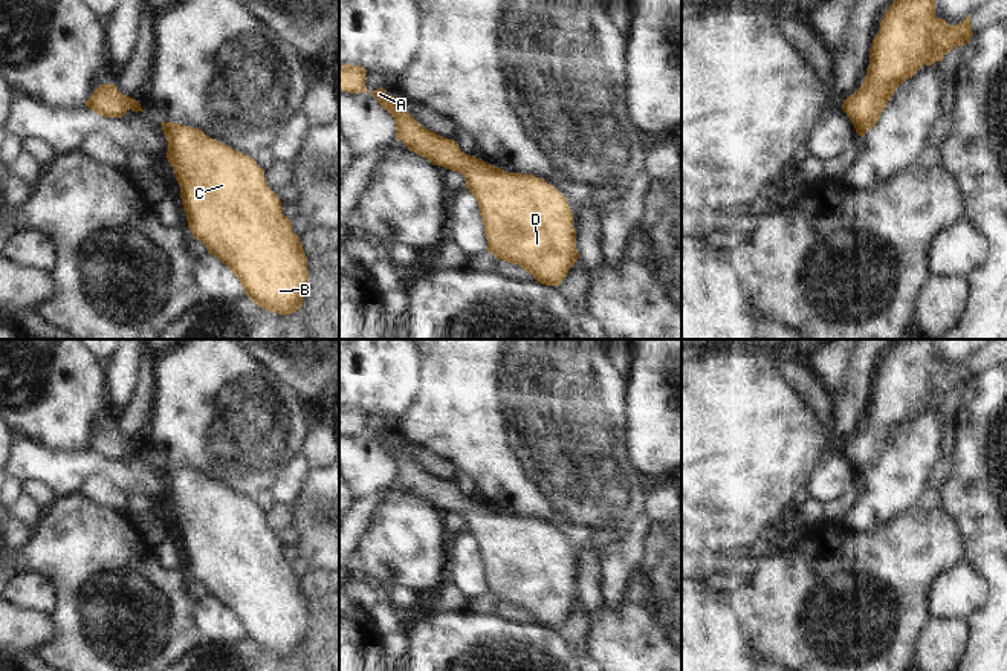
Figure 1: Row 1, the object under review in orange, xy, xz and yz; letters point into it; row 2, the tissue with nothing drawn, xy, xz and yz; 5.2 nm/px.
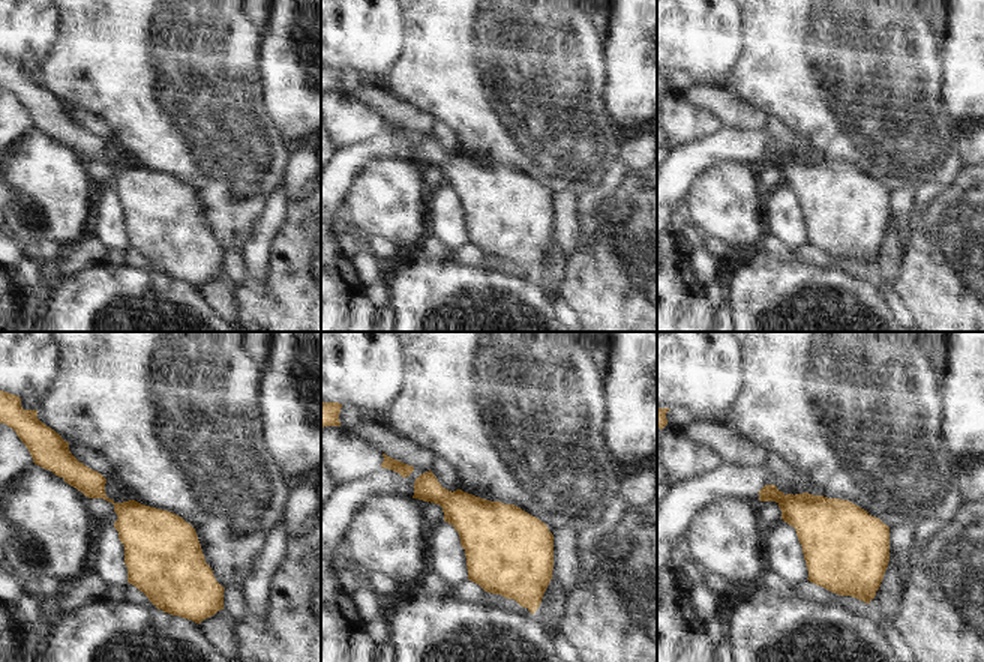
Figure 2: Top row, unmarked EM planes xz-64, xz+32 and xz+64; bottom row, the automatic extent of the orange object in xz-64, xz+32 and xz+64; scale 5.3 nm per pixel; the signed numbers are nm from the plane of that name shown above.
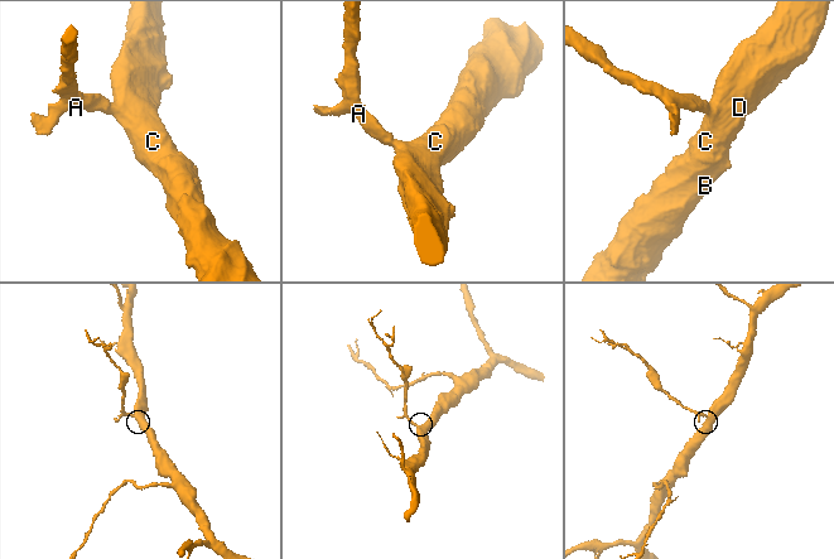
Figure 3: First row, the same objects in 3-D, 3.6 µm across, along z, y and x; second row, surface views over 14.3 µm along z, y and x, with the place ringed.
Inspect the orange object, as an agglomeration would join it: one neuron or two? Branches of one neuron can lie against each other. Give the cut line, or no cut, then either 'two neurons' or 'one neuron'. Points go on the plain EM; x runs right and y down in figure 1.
cut none; one neuron

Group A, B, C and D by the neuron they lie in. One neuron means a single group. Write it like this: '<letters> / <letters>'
A B C D

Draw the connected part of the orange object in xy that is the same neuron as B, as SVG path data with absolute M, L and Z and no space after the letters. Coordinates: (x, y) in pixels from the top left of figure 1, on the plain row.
M162 465L188 570L264 653L290 657L309 631L307 599L254 500L202 472Z

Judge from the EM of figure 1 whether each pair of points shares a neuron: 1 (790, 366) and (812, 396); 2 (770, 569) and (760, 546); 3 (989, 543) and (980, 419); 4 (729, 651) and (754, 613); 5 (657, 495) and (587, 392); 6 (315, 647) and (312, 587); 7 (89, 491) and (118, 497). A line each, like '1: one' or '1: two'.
1: one
2: two
3: one
4: two
5: two
6: one
7: one

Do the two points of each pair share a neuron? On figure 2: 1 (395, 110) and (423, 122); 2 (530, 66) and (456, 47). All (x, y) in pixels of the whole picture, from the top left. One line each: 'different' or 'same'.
1: same
2: same

